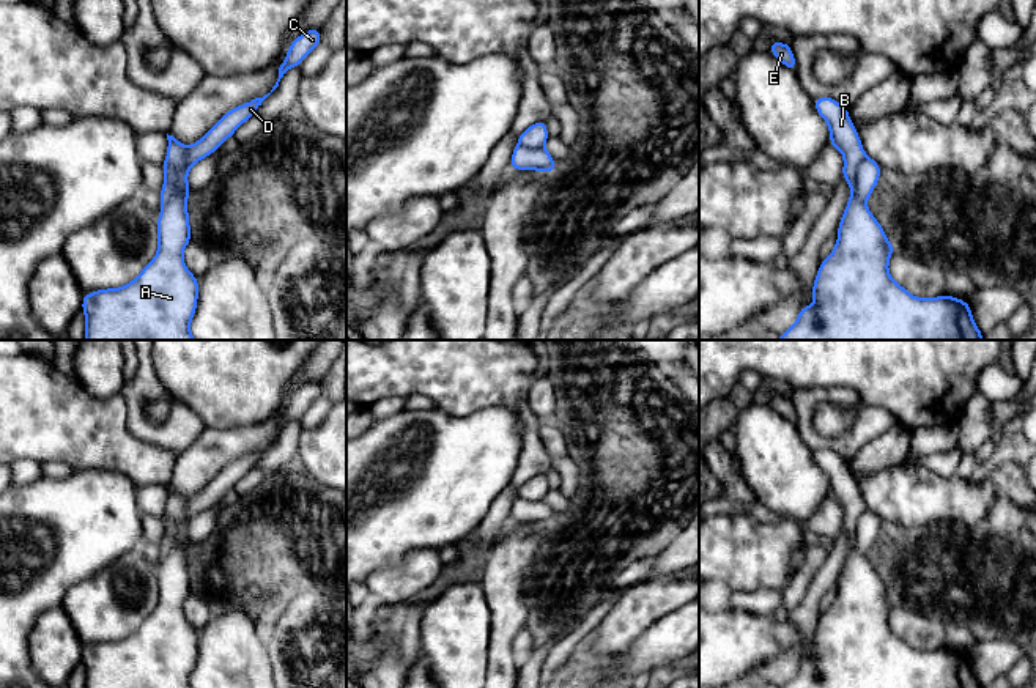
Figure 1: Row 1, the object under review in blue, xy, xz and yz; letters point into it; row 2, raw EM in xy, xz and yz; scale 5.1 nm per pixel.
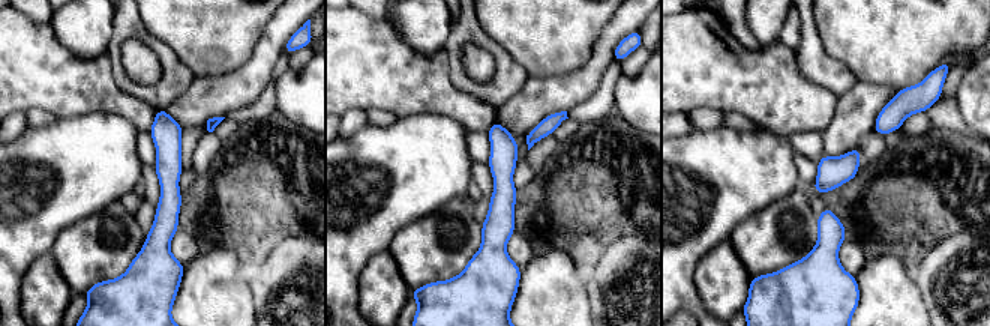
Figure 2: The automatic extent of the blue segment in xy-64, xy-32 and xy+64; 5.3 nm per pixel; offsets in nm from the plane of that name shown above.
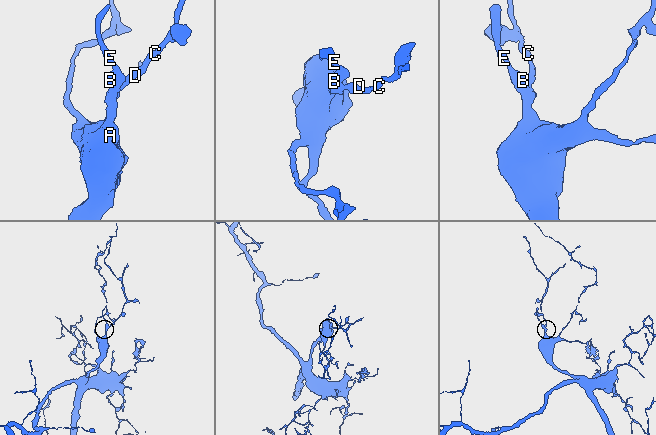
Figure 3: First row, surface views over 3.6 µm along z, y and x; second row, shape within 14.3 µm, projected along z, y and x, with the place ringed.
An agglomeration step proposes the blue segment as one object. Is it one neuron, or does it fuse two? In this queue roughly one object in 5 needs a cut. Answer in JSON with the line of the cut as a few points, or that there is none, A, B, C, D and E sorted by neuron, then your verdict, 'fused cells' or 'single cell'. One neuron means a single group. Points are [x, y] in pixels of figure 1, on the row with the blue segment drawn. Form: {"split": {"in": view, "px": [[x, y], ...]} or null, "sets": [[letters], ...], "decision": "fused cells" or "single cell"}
{"split": {"in": "yz", "px": [[866, 156], [860, 162], [855, 178], [855, 196], [865, 203]]}, "sets": [["A", "B", "E"], ["C", "D"]], "decision": "fused cells"}

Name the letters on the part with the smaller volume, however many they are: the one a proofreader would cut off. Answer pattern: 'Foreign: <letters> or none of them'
Foreign: C, D

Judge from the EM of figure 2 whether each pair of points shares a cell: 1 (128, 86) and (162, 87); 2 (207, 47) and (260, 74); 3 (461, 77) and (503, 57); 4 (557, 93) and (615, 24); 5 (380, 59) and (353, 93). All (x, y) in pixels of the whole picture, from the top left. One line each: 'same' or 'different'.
1: same
2: different
3: same
4: same
5: same

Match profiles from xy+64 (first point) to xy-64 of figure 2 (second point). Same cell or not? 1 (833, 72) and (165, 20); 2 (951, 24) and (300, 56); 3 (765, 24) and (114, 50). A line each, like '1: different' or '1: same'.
1: different
2: different
3: different

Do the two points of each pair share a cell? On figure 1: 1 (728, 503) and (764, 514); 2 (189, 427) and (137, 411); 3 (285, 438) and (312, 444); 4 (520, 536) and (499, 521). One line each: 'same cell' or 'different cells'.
1: same cell
2: same cell
3: different cells
4: different cells

